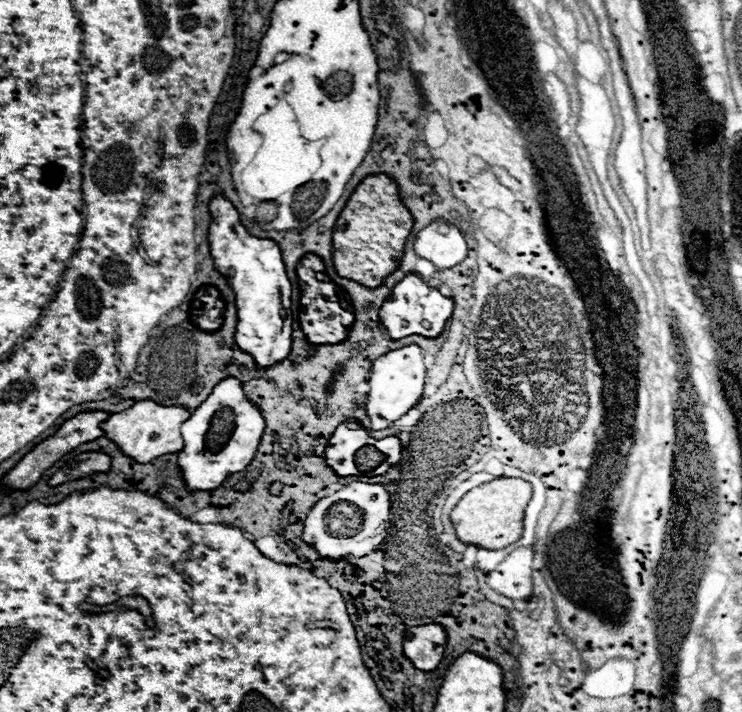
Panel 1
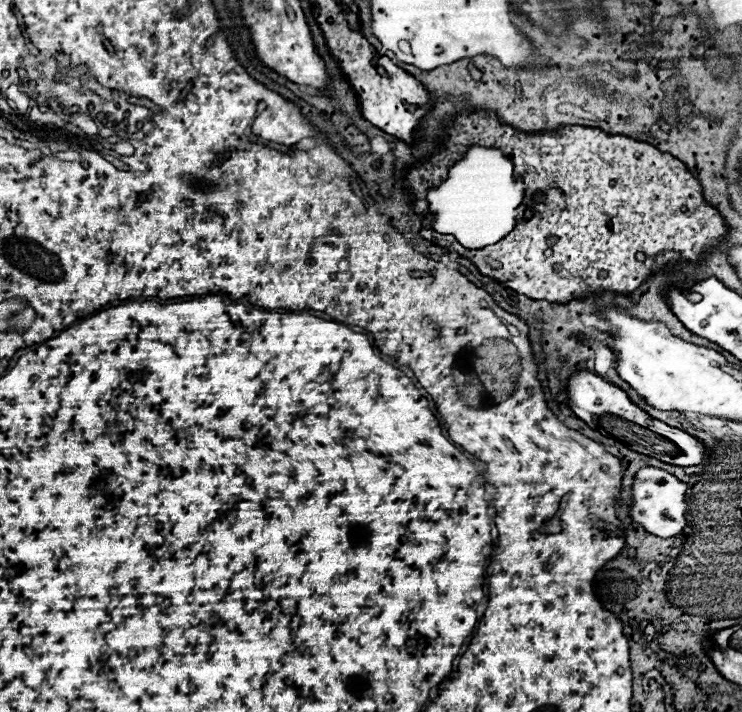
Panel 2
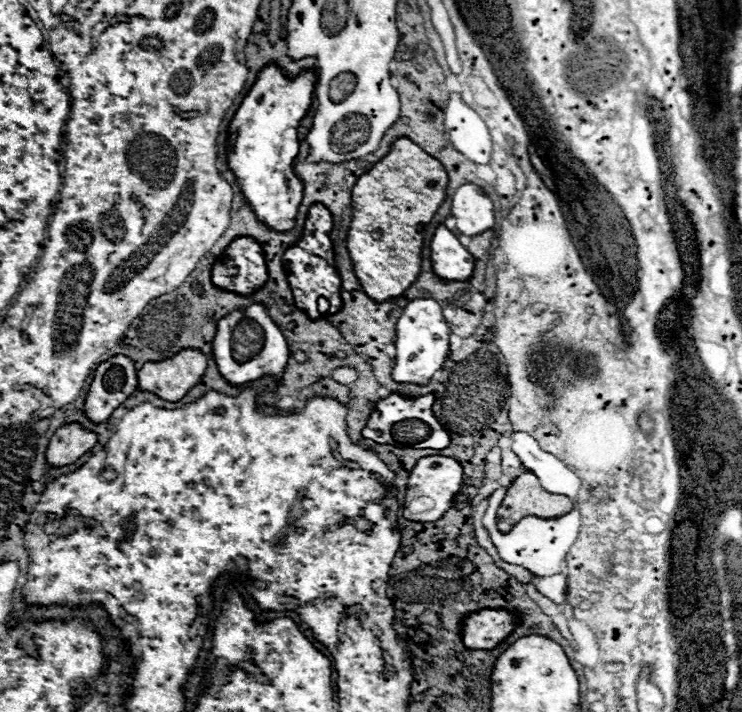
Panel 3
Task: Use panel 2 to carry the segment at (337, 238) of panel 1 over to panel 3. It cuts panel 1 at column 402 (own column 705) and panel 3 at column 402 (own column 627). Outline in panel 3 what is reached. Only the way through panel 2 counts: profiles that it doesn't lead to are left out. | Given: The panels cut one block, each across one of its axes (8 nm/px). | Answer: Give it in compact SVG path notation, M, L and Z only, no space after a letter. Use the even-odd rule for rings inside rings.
M398 138L392 150L354 184L352 204L356 212L352 214L346 248L362 290L374 302L402 296L418 278L424 236L416 228L432 220L446 198L446 186L444 166L408 138Z

